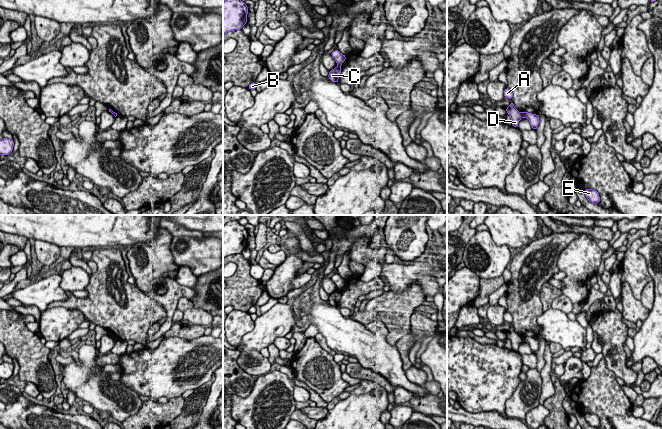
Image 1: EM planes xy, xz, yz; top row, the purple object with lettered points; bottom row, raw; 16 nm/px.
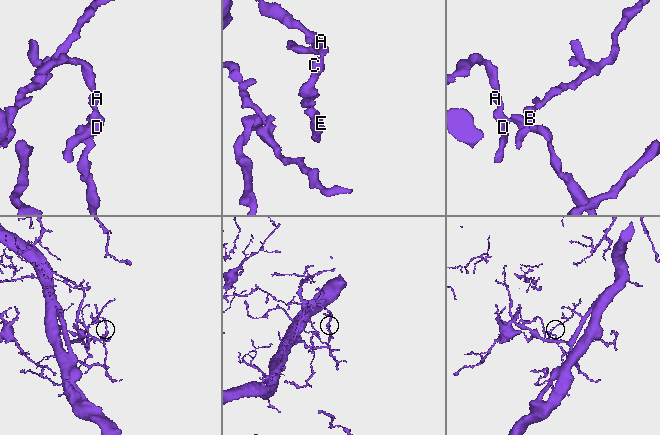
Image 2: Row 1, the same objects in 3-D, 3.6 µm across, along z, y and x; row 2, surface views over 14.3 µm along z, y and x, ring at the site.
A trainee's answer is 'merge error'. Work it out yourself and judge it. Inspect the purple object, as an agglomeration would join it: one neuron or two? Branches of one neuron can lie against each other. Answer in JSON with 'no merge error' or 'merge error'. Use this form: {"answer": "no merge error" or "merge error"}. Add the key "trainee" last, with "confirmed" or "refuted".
{"answer": "merge error", "trainee": "confirmed"}

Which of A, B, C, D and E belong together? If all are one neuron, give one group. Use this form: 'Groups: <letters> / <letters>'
Groups: A D / B C E

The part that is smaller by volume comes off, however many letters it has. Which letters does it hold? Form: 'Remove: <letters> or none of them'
Remove: A, D

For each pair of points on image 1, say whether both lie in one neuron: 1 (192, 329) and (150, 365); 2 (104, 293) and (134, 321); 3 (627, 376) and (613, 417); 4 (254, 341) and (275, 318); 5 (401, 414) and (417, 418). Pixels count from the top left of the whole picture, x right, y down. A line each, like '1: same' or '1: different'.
1: different
2: same
3: different
4: same
5: same

